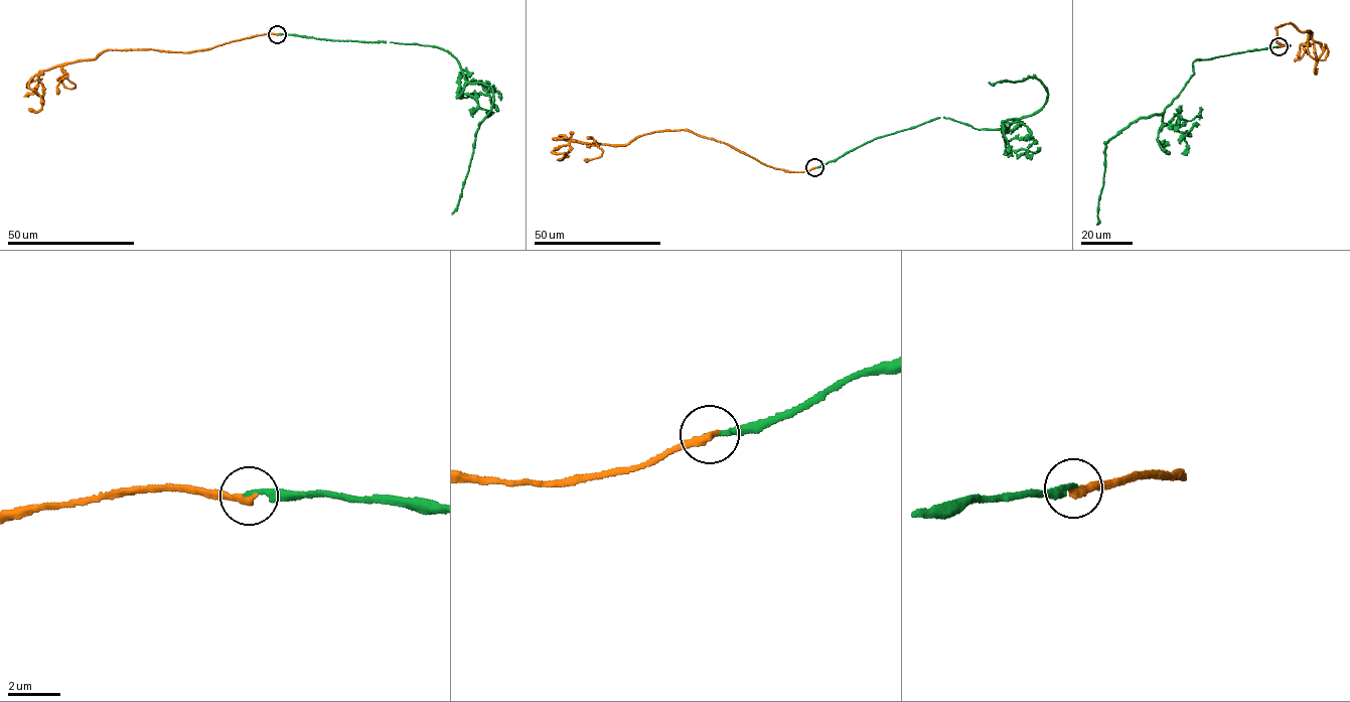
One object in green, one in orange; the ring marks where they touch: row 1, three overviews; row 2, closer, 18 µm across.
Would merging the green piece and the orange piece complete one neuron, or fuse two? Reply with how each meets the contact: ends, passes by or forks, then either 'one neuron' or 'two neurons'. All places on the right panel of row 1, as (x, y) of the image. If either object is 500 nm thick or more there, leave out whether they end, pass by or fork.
green ends there; orange ends there; one neuron

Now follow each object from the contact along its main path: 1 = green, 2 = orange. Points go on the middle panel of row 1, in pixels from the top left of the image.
1: (814, 167), (876, 138), (939, 117), (976, 129), (1007, 128), (1034, 114), (1047, 96), (1034, 78), (989, 82)
2: (814, 167), (776, 169), (724, 142), (674, 130), (643, 134), (624, 144), (570, 142), (560, 159), (569, 155)

